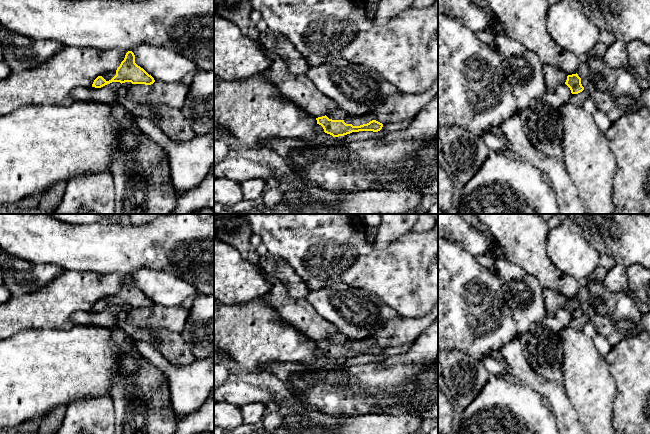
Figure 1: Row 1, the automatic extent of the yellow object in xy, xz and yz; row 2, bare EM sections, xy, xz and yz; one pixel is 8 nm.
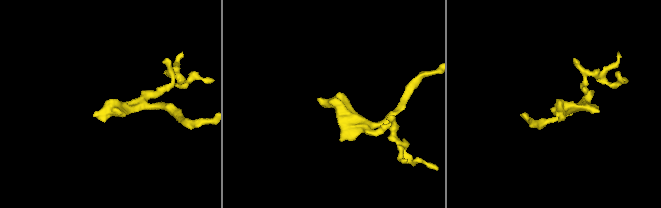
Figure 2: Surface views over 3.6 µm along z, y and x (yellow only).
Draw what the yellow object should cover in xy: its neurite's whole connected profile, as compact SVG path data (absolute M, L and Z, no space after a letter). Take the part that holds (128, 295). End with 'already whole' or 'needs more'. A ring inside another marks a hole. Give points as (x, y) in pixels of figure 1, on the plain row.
M128 275L117 294L98 300L94 304L92 311L101 312L112 306L120 306L121 308L131 306L132 308L151 309L155 304L143 292L135 287L134 277Z | needs more

